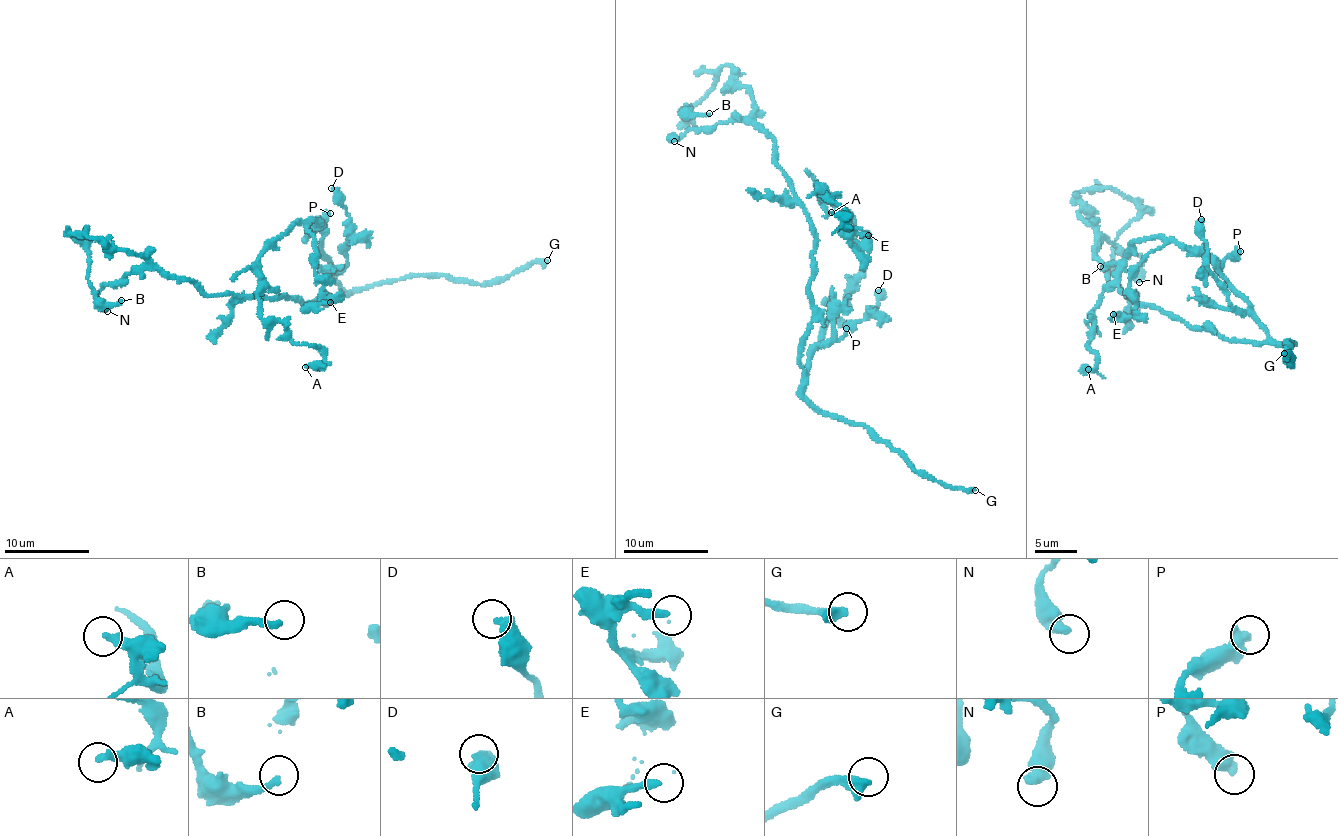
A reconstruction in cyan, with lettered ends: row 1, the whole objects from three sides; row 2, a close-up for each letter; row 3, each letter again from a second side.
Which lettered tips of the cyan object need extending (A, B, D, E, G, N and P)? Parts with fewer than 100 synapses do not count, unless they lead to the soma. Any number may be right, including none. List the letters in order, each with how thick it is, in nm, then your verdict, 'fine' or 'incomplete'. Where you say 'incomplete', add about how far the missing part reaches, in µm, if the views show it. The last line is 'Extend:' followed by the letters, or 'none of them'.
A: 280 nm | fine
B: 260 nm | fine
D: 440 nm | fine
E: 280 nm | fine
G: 480 nm | incomplete | 250 µm
N: 550 nm | fine
P: 500 nm | fine
Extend: G

